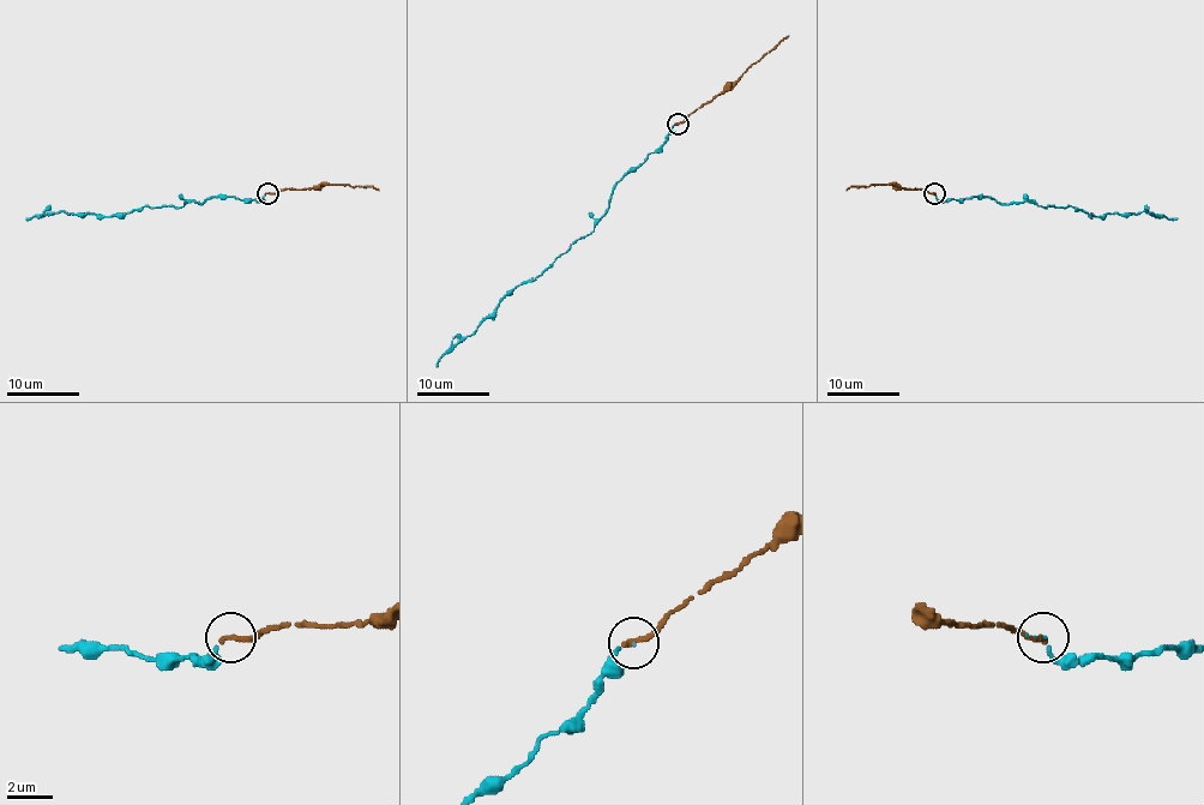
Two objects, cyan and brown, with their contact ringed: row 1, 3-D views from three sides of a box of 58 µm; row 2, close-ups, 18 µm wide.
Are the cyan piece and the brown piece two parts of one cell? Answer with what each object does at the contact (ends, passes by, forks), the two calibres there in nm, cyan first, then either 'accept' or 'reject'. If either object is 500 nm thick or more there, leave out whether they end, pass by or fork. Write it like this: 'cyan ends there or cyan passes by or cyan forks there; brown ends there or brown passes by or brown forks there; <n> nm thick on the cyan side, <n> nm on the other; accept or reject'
cyan ends there; brown ends there; 110 nm thick on the cyan side, 280 nm on the other; accept

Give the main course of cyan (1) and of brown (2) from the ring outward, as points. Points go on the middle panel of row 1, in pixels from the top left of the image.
1: (679, 122), (668, 139), (620, 179), (591, 232), (534, 280), (517, 284), (435, 366)
2: (679, 122), (789, 36)

